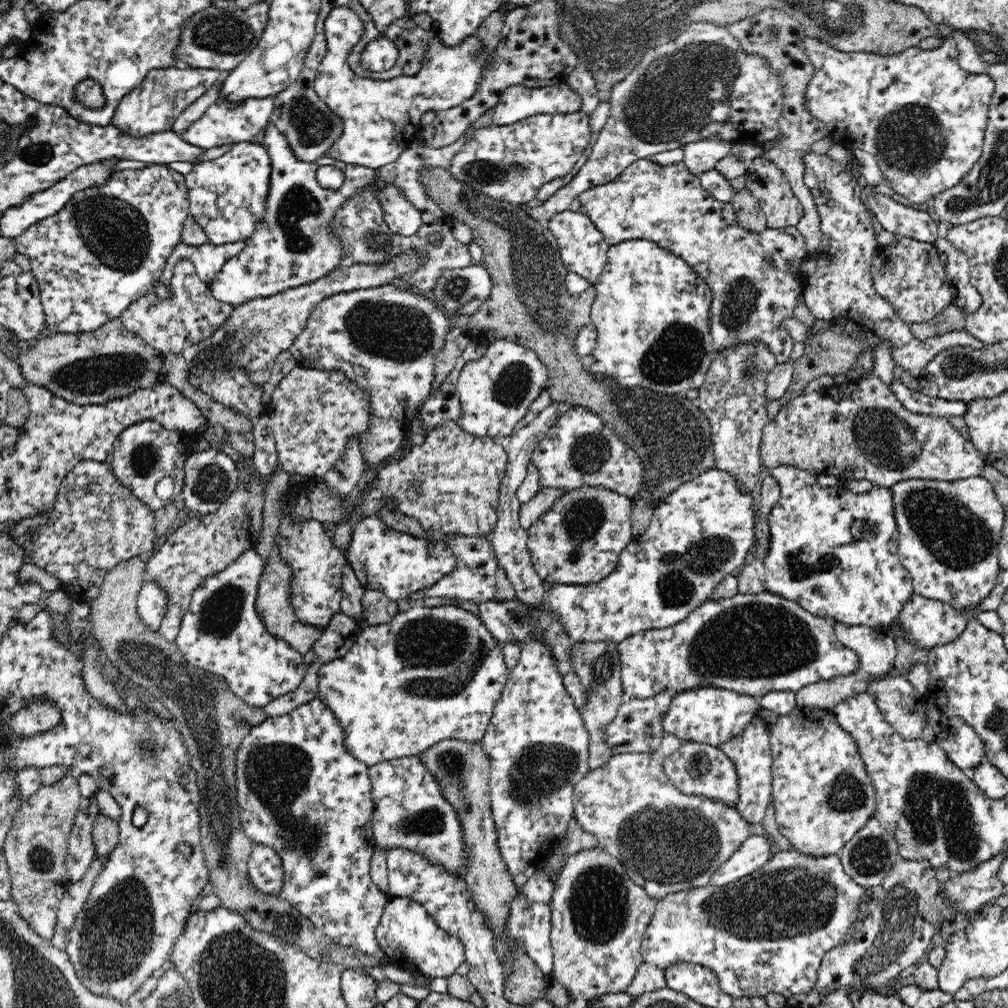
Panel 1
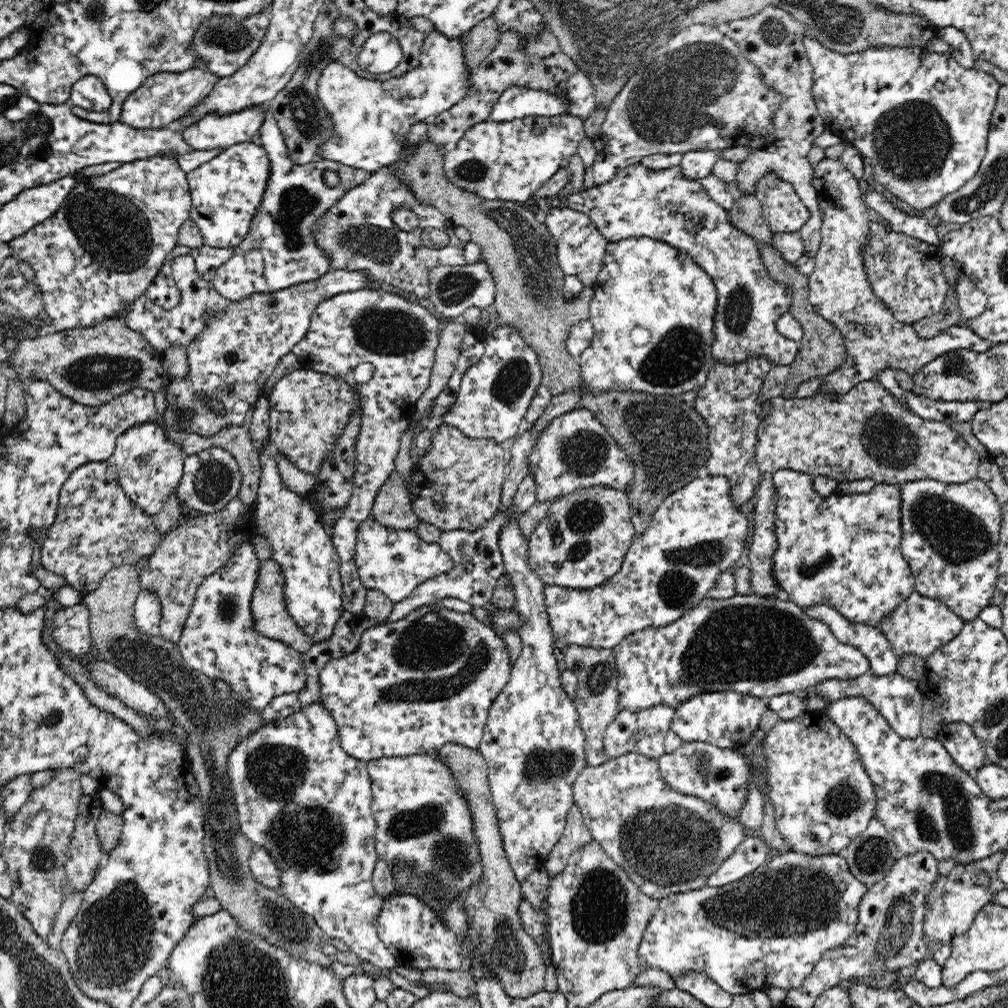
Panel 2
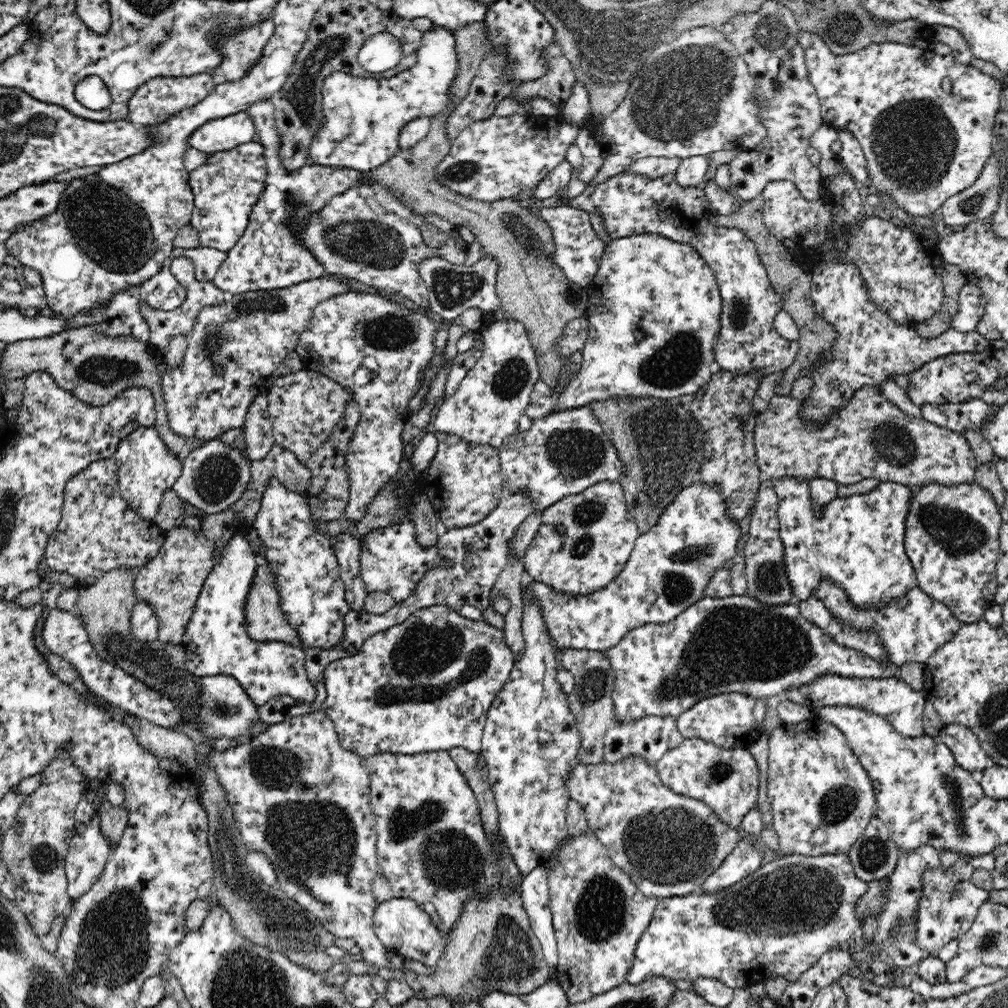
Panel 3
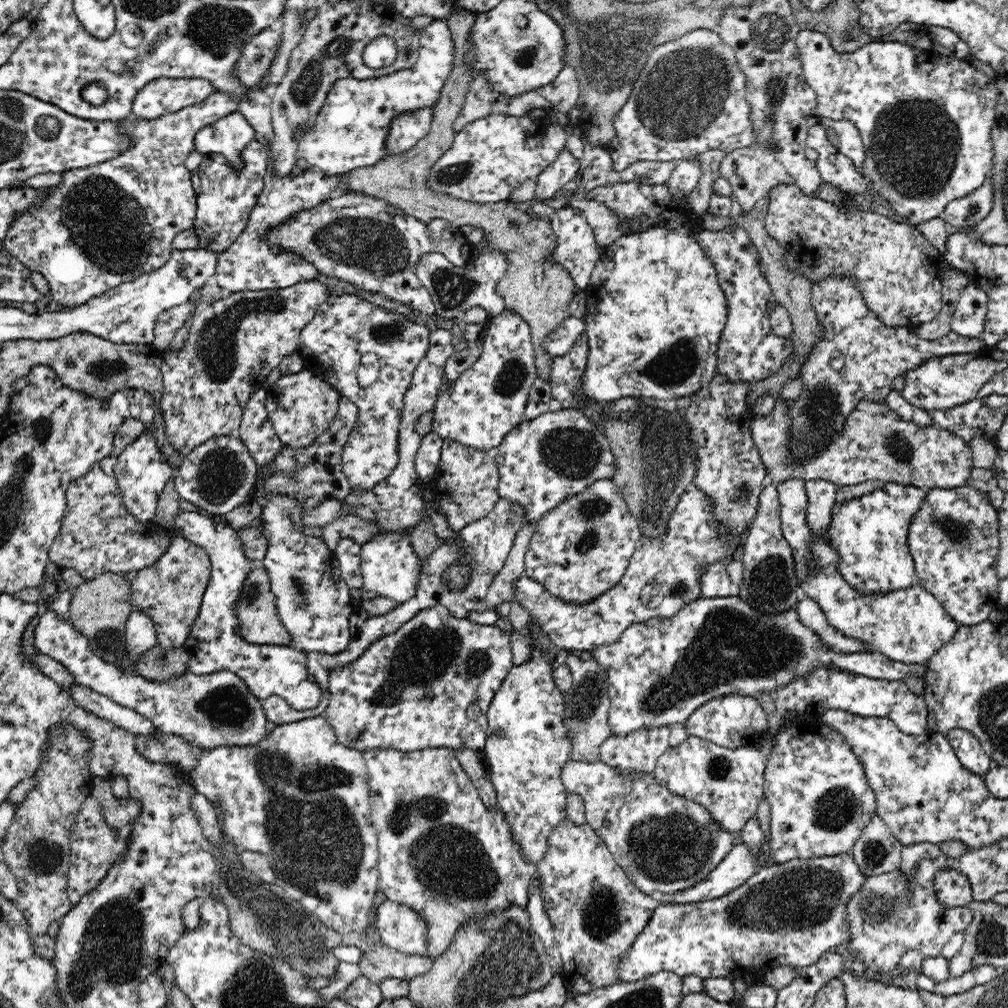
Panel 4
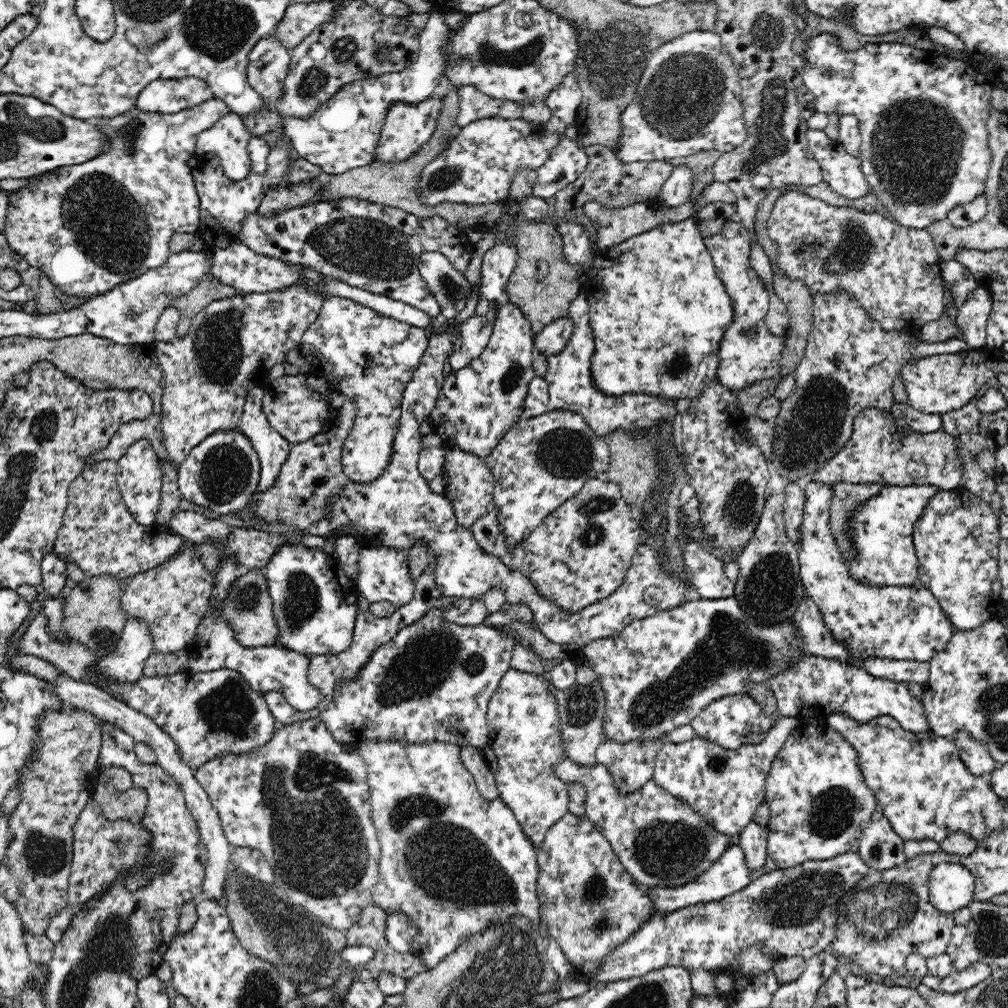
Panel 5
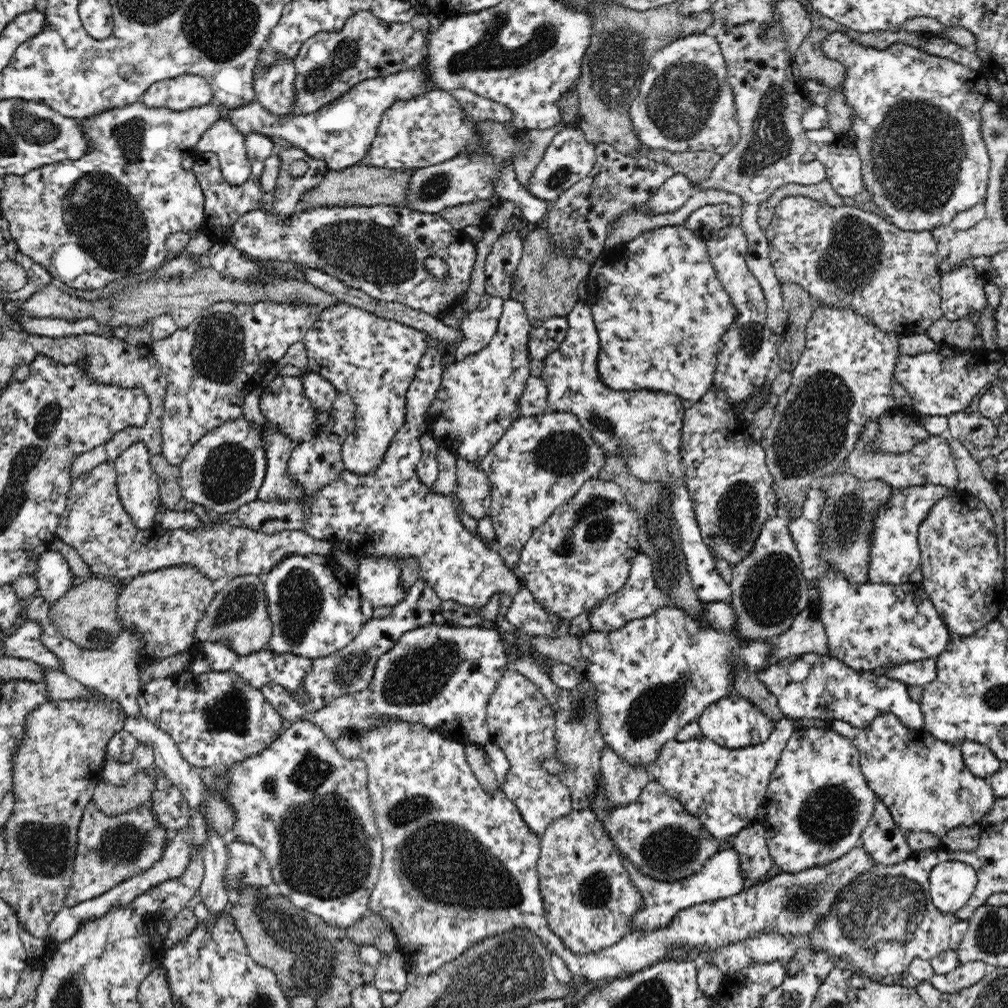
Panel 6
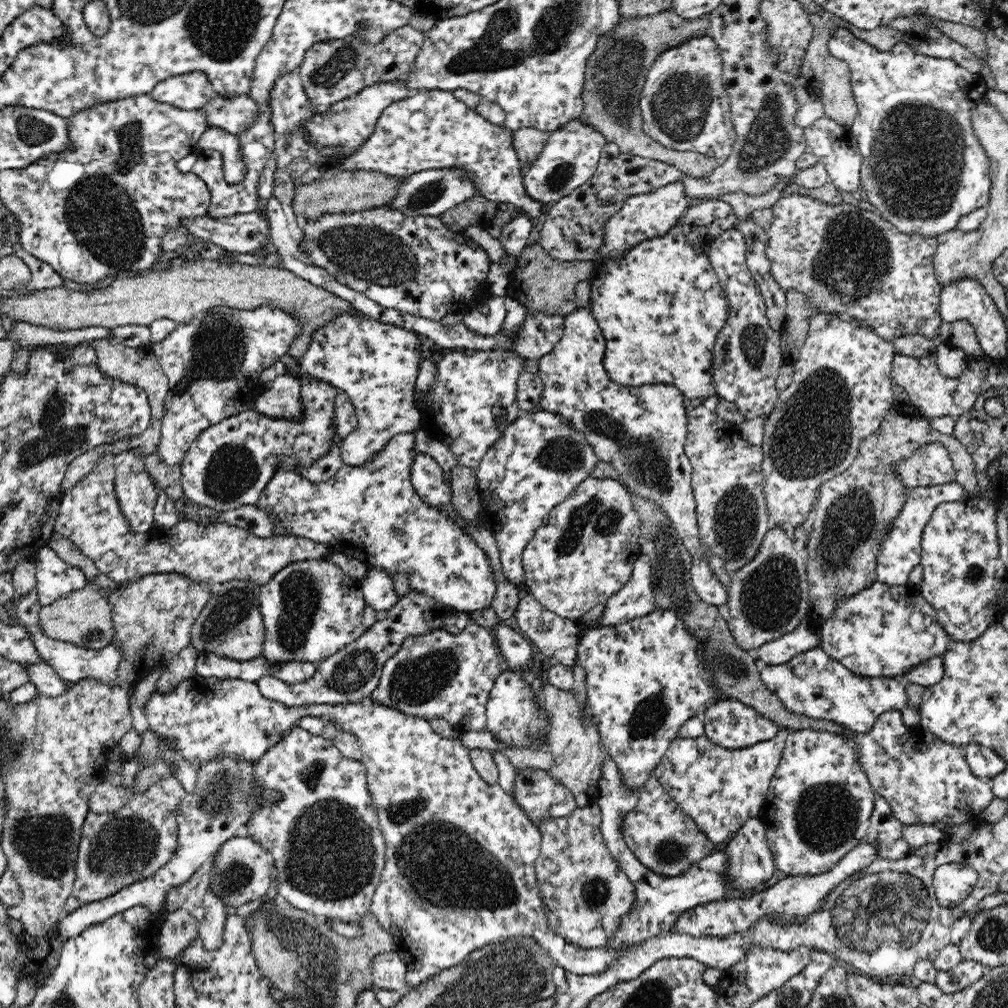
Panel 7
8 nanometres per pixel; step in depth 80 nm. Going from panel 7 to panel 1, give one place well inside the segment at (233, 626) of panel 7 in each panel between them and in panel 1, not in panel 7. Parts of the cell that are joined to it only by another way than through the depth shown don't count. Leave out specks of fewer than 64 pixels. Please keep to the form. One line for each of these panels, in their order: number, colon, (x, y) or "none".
1: (273, 602)
2: (272, 619)
3: (265, 620)
4: (260, 623)
5: (249, 609)
6: (239, 613)

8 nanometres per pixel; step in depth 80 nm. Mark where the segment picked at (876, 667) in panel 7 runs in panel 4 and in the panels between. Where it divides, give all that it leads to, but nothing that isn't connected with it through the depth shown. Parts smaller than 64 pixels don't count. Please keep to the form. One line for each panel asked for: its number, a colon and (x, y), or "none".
4: (908, 626)
5: (907, 622)
6: (870, 626)

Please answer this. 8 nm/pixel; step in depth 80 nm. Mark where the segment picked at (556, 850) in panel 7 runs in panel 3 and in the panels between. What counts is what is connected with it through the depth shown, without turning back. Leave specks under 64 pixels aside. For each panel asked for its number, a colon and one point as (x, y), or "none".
3: (598, 914)
4: (597, 912)
5: (591, 904)
6: (589, 897)

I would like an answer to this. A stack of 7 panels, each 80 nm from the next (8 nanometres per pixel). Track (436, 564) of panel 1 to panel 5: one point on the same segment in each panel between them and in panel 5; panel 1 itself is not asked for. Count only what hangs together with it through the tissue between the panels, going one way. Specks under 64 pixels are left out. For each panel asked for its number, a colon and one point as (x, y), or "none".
2: (395, 561)
3: (391, 560)
4: (390, 567)
5: (384, 574)

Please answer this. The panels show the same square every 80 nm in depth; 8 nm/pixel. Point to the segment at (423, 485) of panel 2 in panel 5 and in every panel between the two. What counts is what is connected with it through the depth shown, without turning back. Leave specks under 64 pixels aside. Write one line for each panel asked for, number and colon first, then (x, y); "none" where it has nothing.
3: (464, 483)
4: (464, 485)
5: (471, 483)

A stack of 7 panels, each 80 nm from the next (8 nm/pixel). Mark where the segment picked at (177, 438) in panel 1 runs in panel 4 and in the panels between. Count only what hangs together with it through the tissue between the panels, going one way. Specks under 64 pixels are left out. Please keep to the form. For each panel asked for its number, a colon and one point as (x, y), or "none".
2: (149, 467)
3: (146, 468)
4: (142, 471)

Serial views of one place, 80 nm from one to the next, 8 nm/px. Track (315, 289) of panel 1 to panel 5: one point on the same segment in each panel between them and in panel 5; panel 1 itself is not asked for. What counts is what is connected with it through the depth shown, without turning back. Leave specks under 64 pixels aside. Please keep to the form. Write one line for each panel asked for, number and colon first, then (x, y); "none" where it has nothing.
2: (231, 360)
3: (234, 348)
4: (234, 343)
5: (233, 342)

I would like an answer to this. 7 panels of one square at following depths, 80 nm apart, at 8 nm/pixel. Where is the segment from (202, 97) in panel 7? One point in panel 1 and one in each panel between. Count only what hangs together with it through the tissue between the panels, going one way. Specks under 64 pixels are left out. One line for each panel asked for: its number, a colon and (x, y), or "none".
1: (152, 107)
2: (163, 98)
3: (158, 99)
4: (166, 95)
5: (168, 96)
6: (187, 91)

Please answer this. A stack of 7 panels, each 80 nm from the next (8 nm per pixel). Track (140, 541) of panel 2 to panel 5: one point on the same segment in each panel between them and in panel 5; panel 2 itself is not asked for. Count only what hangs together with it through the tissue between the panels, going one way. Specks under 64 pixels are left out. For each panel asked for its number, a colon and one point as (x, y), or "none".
3: (98, 532)
4: (97, 534)
5: (98, 533)

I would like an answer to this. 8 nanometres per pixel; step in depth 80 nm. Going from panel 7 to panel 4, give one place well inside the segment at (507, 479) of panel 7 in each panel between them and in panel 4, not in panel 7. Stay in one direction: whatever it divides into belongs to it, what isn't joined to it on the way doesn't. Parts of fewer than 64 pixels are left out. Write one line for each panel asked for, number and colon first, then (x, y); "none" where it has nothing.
4: (556, 455)
5: (541, 462)
6: (539, 463)

